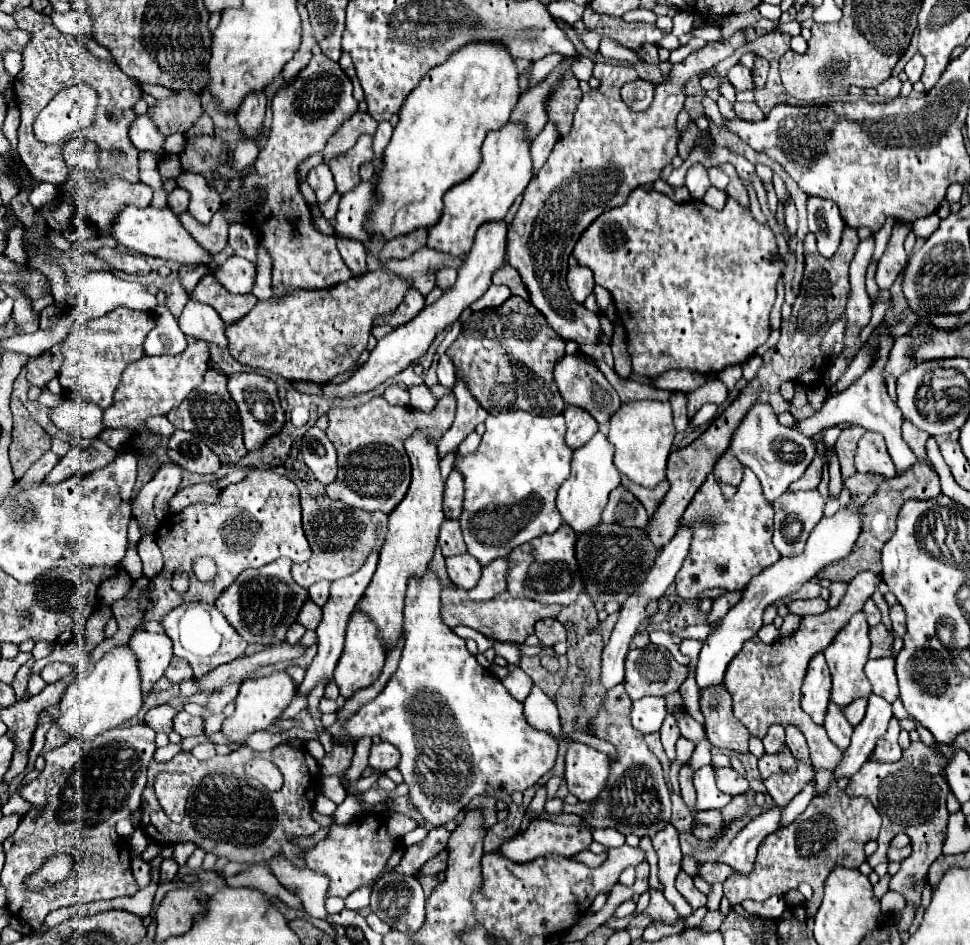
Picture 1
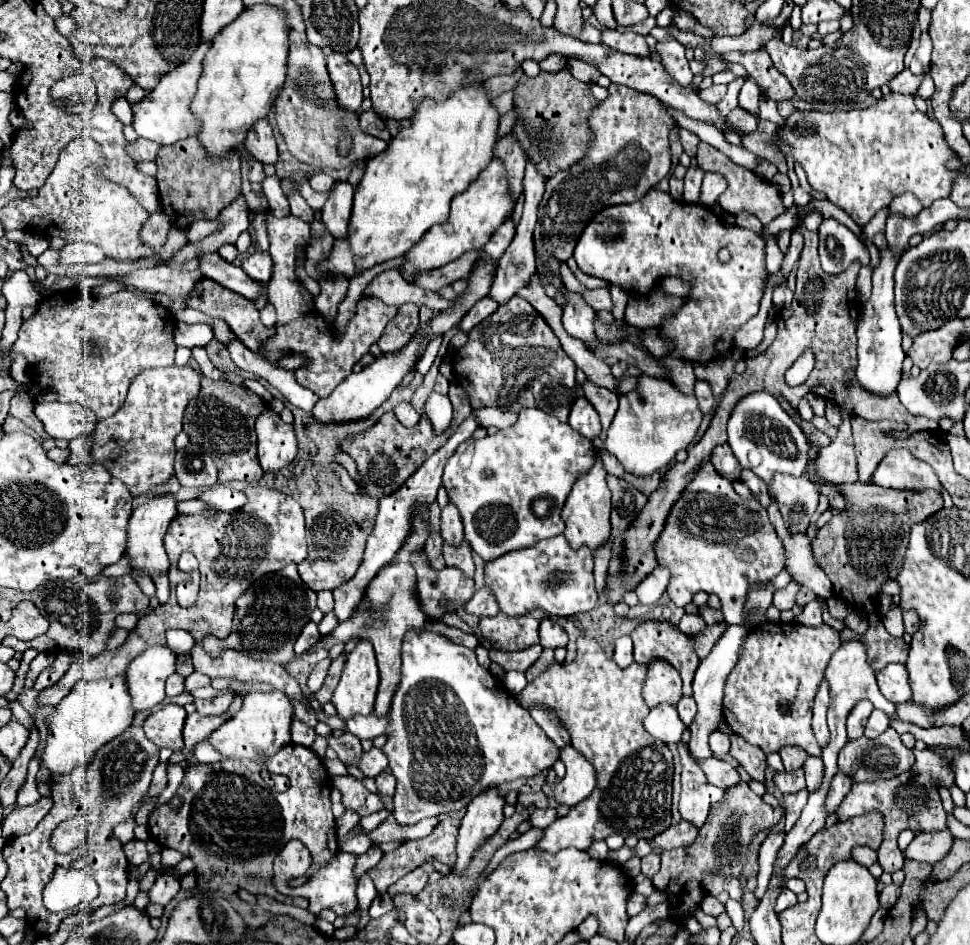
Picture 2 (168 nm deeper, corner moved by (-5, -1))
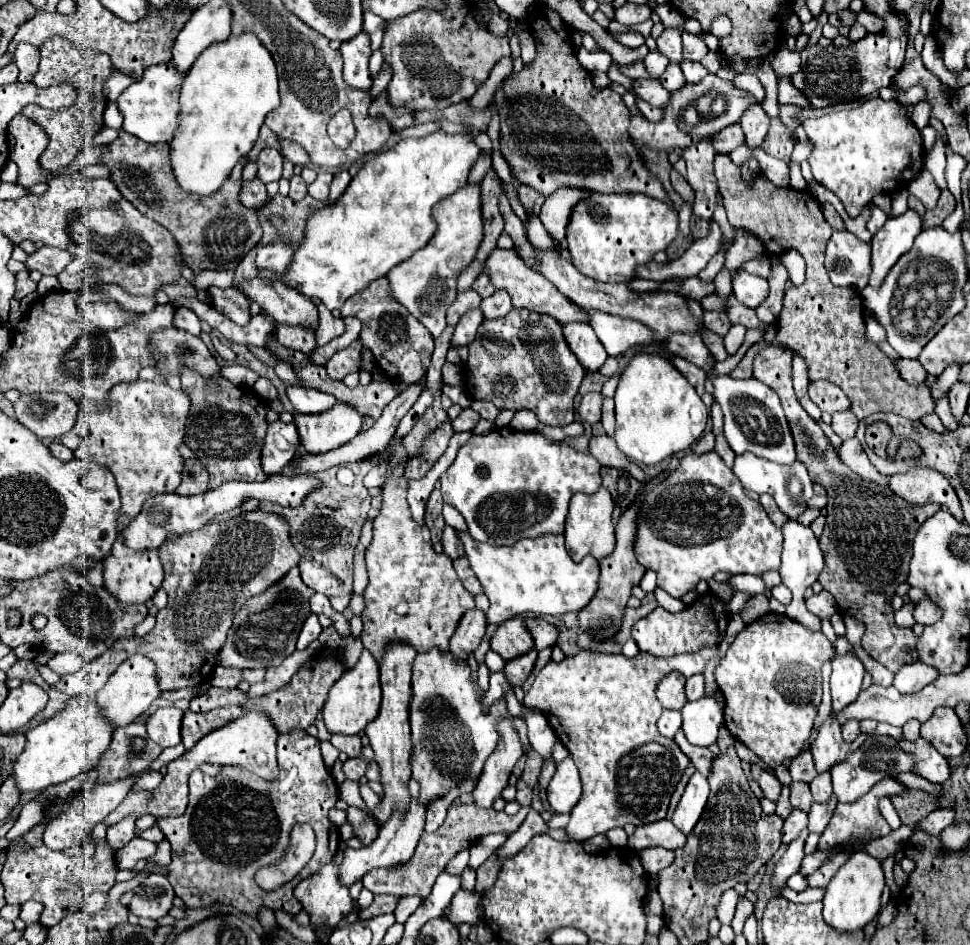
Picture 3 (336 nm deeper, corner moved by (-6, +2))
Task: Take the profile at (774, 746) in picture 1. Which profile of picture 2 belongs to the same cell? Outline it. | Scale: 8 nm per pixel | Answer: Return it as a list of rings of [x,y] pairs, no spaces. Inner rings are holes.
[[[784,746],[784,748],[780,748],[778,754],[780,754],[782,762],[784,762],[786,772],[792,772],[792,770],[800,768],[804,764],[806,756],[808,756],[802,748],[796,748],[796,746]]]

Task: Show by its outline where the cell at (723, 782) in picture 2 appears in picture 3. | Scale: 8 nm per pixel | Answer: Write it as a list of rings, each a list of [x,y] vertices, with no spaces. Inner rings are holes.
[[[679,731],[677,735],[675,735],[675,741],[677,741],[677,745],[679,745],[679,749],[693,761],[693,765],[695,765],[695,769],[701,773],[701,775],[705,775],[707,777],[707,773],[711,771],[711,761],[713,761],[713,753],[709,751],[709,749],[705,749],[705,747],[697,747],[697,745],[691,745],[687,739],[685,739],[685,735]]]

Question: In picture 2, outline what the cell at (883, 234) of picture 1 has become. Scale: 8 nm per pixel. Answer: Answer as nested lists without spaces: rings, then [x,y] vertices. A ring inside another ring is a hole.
[[[902,194],[902,196],[894,198],[890,204],[890,214],[912,216],[912,214],[918,214],[920,210],[922,210],[922,206],[918,204],[918,198],[914,198],[914,194]]]

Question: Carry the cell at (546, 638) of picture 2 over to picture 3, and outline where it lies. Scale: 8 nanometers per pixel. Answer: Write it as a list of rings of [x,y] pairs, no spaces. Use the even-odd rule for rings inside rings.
[[[529,617],[523,621],[527,631],[531,633],[533,641],[535,641],[535,649],[545,649],[545,647],[553,647],[557,643],[557,627],[539,619],[539,617]]]

